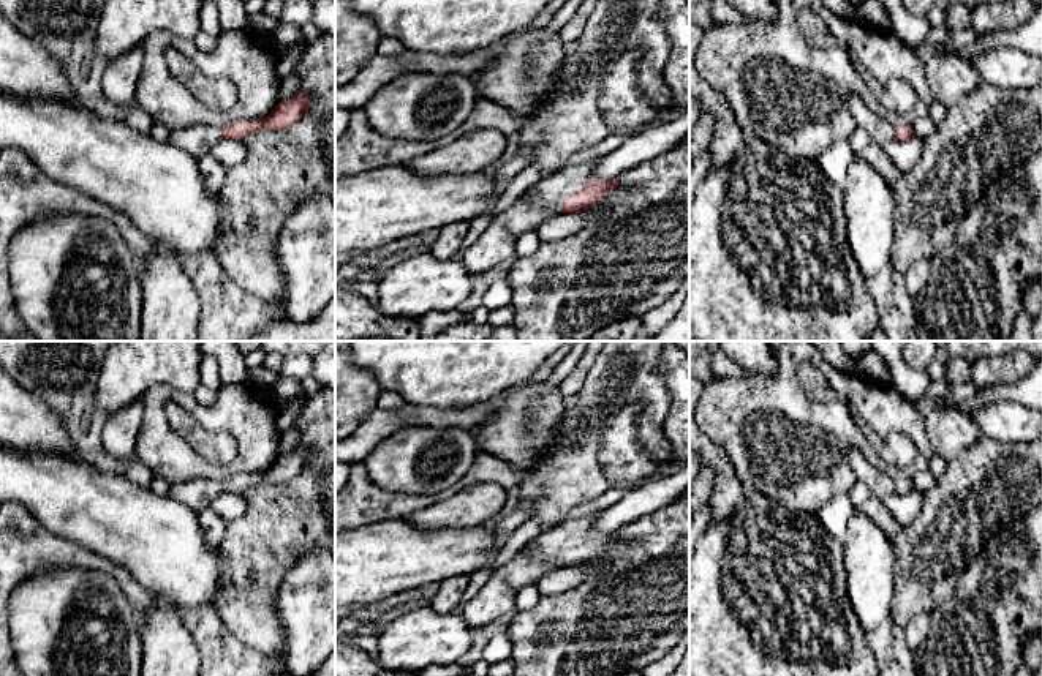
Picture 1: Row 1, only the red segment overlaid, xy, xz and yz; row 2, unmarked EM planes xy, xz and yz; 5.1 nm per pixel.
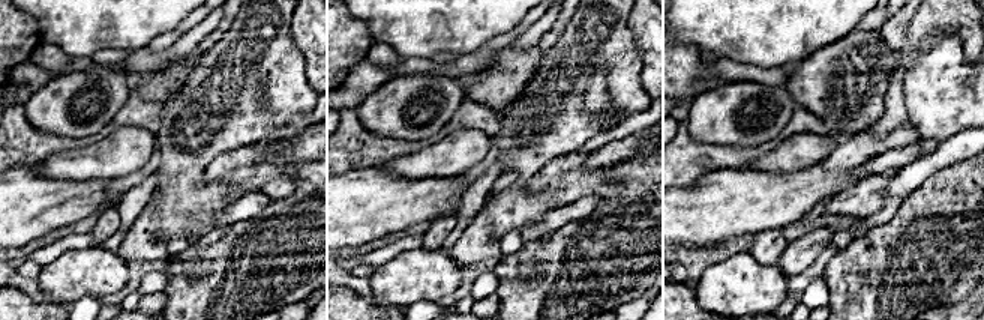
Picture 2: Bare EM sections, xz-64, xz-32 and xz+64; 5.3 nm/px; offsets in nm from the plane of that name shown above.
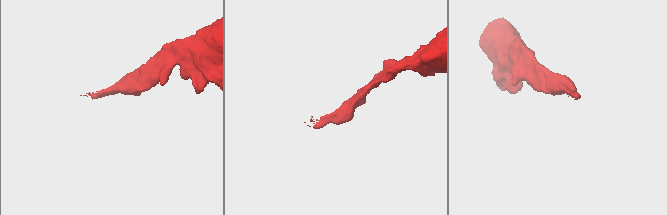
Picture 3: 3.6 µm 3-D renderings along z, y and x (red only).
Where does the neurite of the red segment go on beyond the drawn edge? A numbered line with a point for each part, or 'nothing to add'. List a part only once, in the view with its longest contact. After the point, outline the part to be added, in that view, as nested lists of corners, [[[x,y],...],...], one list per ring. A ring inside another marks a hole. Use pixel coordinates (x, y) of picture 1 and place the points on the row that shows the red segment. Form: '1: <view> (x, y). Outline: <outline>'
1: xz (552, 190). Outline: [[[598,161],[561,167],[533,185],[523,196],[530,197],[536,205],[546,205],[563,213],[561,204],[585,185]]]

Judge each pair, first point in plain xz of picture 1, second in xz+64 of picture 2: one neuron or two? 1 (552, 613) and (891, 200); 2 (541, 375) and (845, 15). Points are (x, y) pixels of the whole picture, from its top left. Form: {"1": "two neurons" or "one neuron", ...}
{"1": "two neurons", "2": "two neurons"}

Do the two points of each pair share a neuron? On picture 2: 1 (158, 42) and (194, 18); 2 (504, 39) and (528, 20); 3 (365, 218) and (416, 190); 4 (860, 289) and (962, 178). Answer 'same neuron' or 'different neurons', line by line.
1: same neuron
2: same neuron
3: same neuron
4: same neuron

